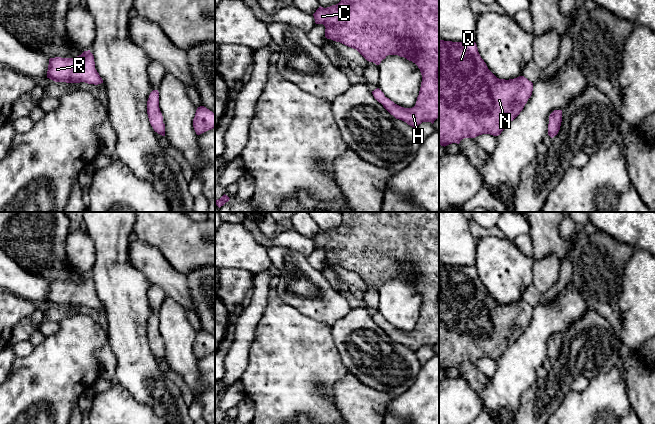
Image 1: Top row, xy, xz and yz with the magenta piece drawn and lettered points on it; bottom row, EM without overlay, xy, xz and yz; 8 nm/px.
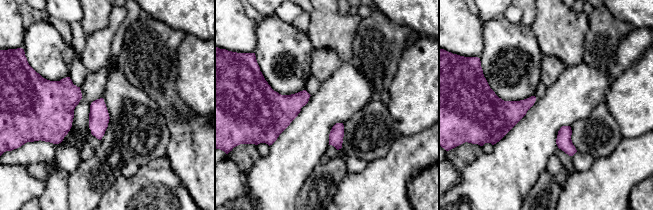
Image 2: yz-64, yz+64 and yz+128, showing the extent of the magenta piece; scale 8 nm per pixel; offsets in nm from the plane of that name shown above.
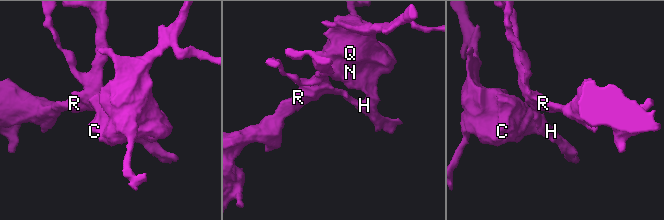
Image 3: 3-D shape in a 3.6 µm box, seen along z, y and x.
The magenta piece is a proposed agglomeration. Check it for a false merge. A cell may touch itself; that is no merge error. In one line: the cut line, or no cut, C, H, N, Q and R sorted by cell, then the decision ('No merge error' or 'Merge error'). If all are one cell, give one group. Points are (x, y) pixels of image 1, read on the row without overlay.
No split. Groups: C H N Q R. No merge error

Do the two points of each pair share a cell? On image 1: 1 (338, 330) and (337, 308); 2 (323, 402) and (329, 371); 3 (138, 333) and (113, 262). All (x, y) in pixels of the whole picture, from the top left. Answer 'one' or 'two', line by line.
1: two
2: one
3: one

